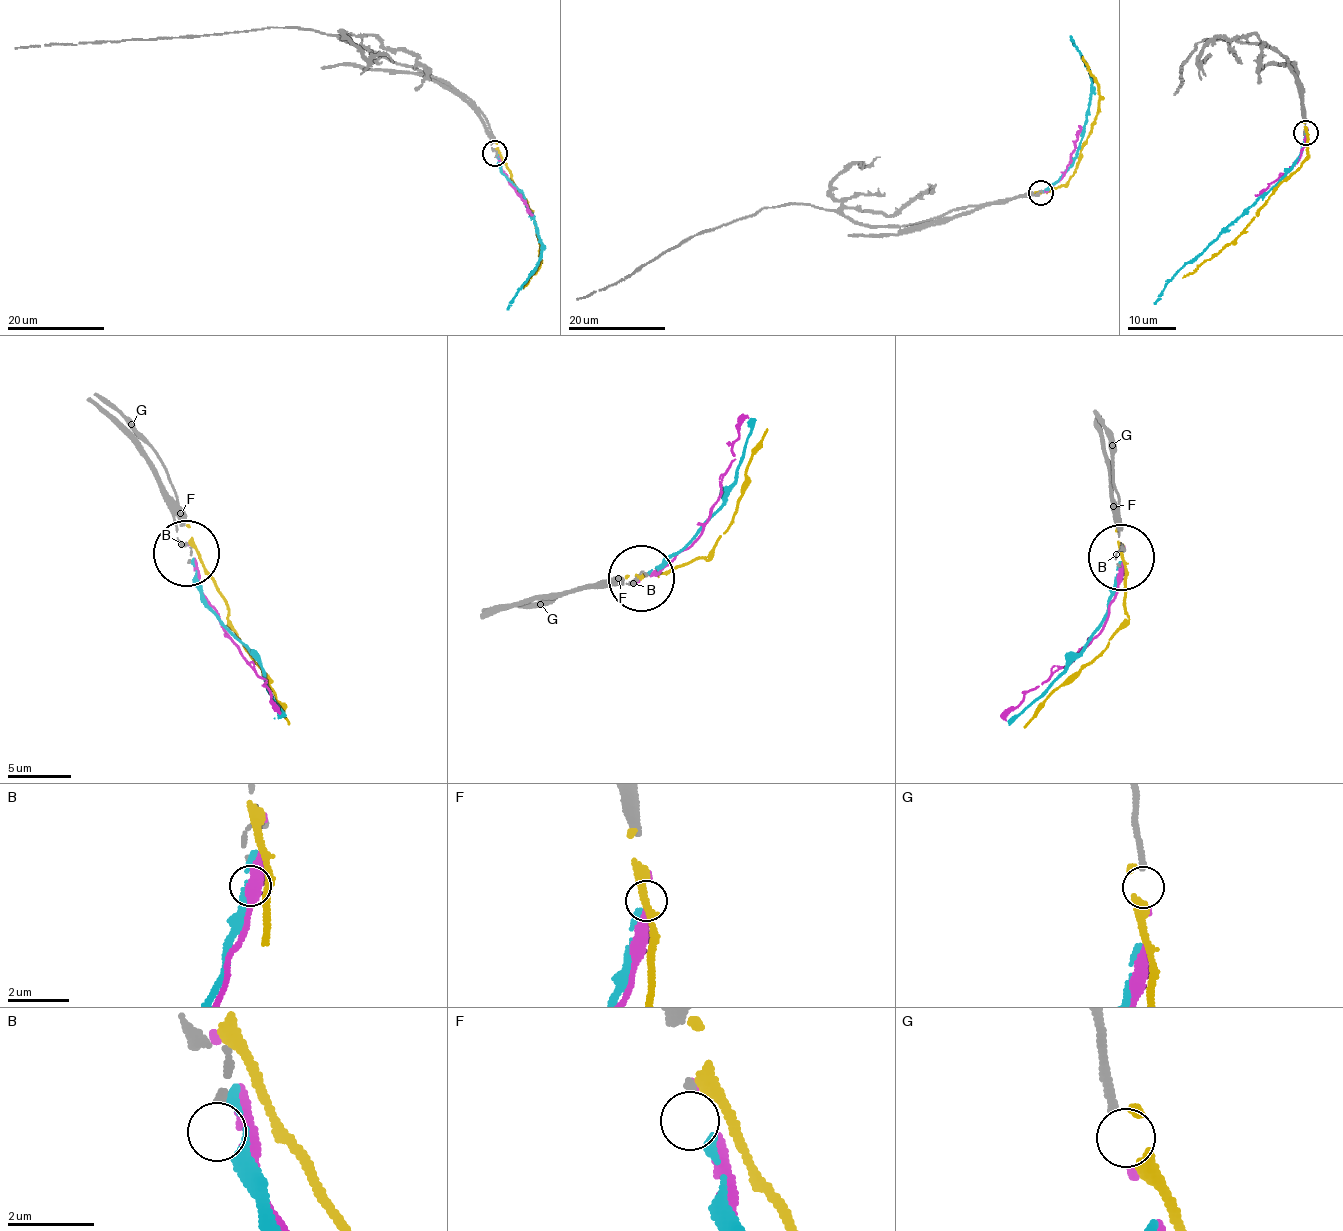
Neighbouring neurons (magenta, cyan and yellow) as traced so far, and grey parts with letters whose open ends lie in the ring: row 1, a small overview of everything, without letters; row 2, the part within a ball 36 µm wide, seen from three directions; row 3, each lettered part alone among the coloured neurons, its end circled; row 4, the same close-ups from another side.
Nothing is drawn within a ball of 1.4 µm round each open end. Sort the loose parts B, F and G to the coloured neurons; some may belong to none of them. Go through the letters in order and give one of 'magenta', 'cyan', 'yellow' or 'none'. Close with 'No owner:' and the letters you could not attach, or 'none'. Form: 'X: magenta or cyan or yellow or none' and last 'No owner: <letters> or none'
B: none
F: cyan
G: magenta
No owner: B

